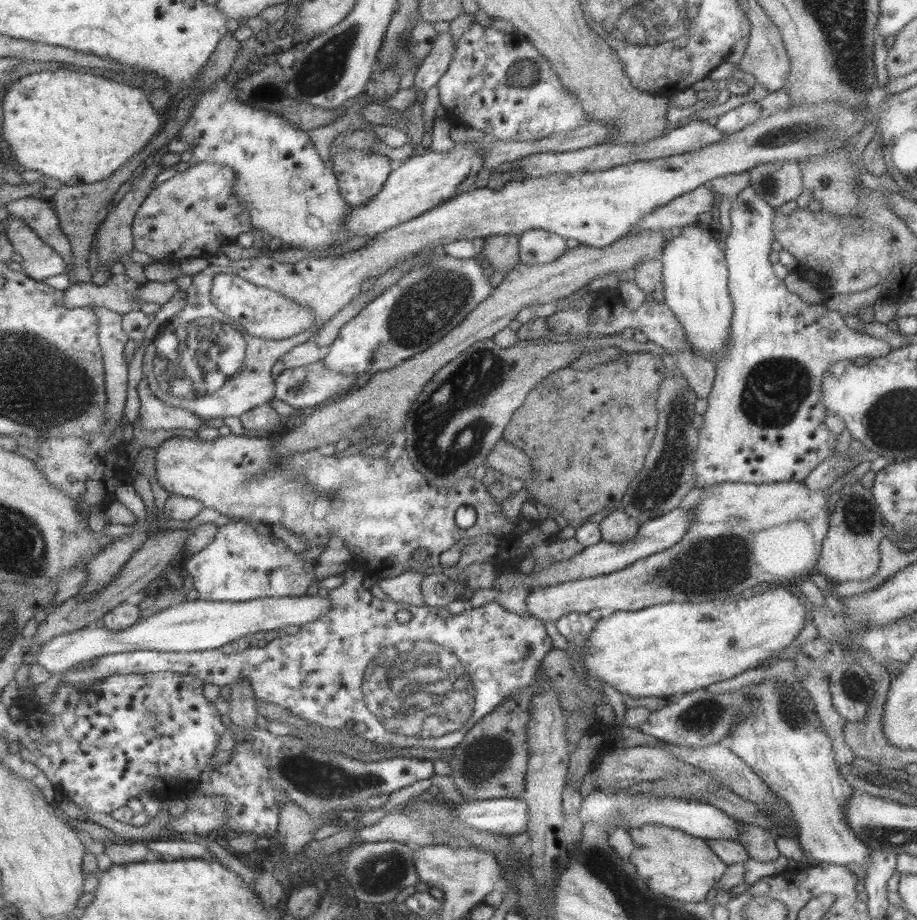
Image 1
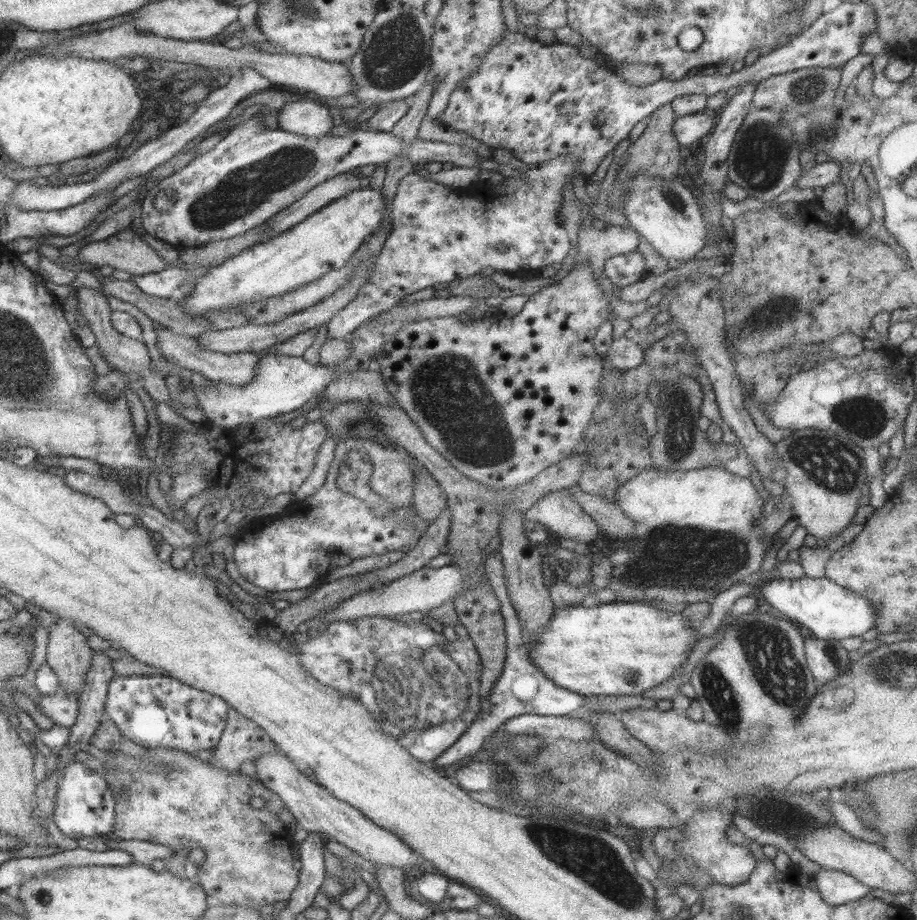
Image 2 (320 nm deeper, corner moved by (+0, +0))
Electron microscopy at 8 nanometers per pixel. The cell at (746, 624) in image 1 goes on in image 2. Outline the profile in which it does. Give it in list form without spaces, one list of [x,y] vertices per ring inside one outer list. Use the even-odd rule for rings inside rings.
[[[639,601],[635,602],[610,602],[609,604],[598,604],[593,608],[587,608],[581,604],[575,604],[567,606],[565,608],[555,609],[551,618],[547,621],[544,629],[531,640],[525,644],[527,647],[527,654],[532,663],[546,676],[555,686],[560,686],[569,692],[574,692],[579,695],[602,695],[602,696],[623,696],[642,694],[644,690],[657,686],[660,682],[663,682],[666,678],[671,677],[674,670],[681,664],[682,661],[689,656],[692,644],[694,645],[697,641],[693,641],[693,634],[695,626],[687,626],[688,622],[684,621],[684,618],[680,615],[681,613],[669,613],[665,610],[657,610],[652,608],[649,604],[643,604]]]

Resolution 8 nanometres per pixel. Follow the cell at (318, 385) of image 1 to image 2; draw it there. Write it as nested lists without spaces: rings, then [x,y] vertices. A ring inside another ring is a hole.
[[[153,324],[153,330],[157,335],[158,350],[165,361],[169,360],[179,367],[199,373],[210,382],[223,381],[226,382],[225,384],[231,384],[231,386],[241,386],[241,384],[245,384],[244,382],[251,380],[255,374],[255,368],[257,368],[260,357],[255,356],[253,352],[224,354],[205,351],[198,347],[198,339],[189,339],[189,337],[171,333],[169,328],[159,324]]]

